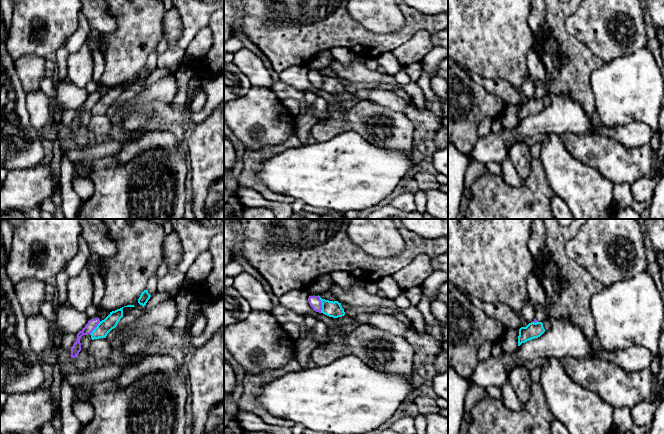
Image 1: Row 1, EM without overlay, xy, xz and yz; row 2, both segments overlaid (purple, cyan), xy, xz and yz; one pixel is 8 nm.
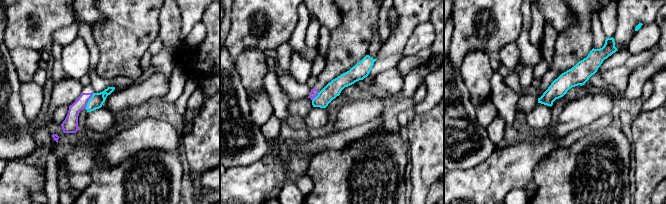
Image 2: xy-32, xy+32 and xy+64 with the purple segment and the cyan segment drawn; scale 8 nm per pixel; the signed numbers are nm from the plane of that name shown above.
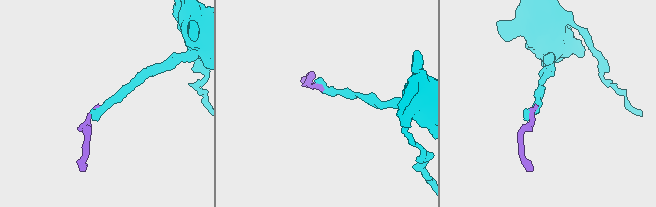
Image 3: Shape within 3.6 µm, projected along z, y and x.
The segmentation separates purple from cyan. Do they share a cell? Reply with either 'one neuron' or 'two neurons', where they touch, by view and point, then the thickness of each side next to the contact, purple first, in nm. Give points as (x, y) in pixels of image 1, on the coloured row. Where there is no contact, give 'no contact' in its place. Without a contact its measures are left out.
two neurons; meets purple in xz at (321, 304); 90 nm thick on the purple side, 130 nm on the other

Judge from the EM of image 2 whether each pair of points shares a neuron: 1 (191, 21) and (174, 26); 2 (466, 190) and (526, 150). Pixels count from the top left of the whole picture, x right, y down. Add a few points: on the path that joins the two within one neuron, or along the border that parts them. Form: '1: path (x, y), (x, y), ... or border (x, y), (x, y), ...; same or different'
1: border (179, 10), (181, 35), (184, 38); different
2: path (481, 188), (511, 165); same

